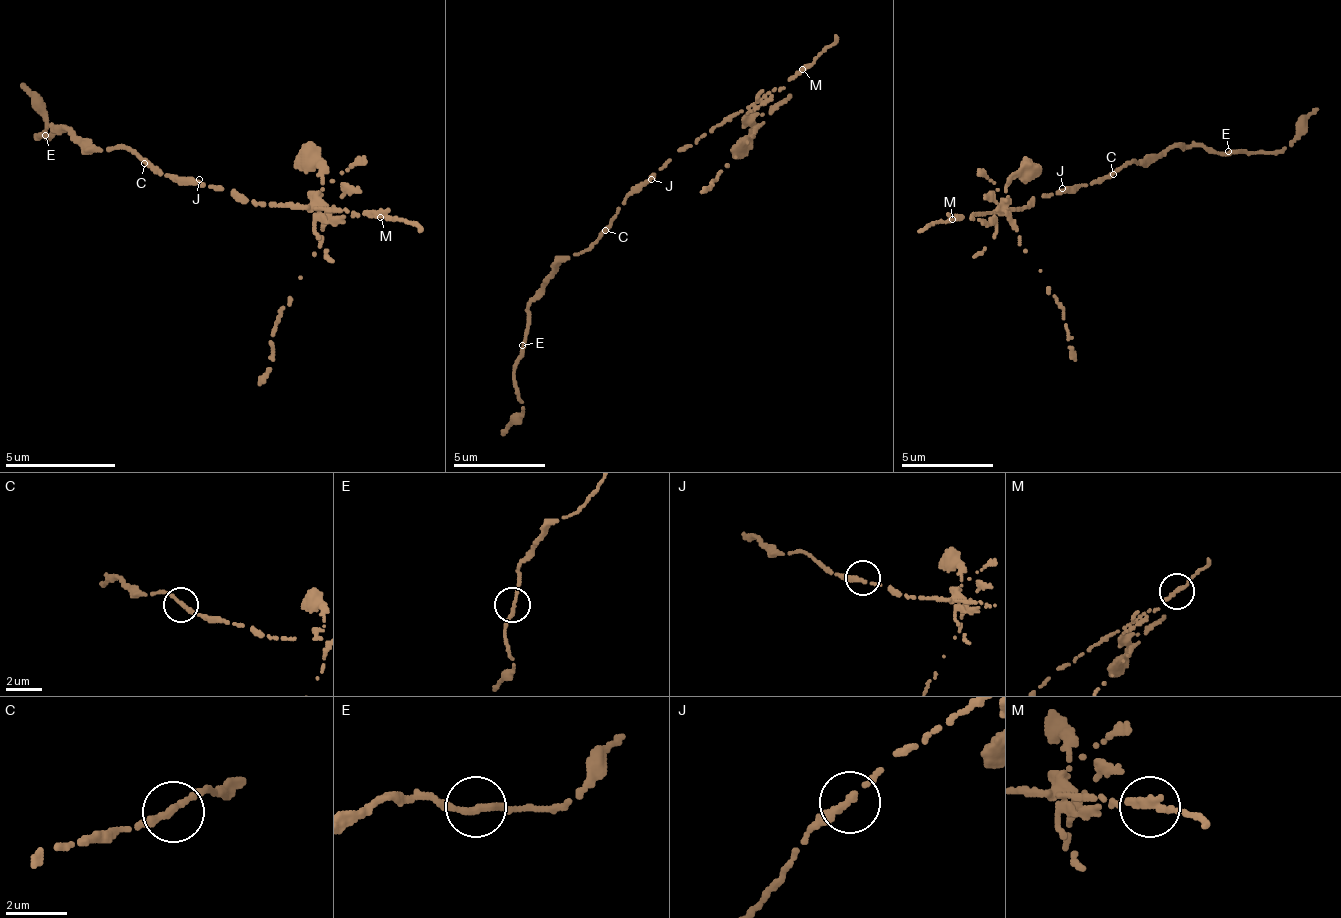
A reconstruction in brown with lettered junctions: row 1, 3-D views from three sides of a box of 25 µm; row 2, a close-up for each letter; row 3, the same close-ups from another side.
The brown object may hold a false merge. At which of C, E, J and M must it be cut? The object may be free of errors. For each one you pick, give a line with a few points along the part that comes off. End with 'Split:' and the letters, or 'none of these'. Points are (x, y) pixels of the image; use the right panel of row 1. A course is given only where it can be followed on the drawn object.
M: foreign part runs (951, 221), (988, 221), (1002, 211), (1057, 299), (1067, 345), (1076, 359)
Split: M

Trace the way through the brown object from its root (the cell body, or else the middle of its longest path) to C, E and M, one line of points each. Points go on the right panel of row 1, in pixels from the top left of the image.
C: (1071, 188), (1081, 188), (1113, 174)
E: (1071, 188), (1108, 179), (1131, 161), (1164, 156), (1173, 147), (1210, 147), (1215, 151), (1228, 151)
M: (1071, 188), (1034, 198), (1030, 207), (1002, 207), (997, 211), (956, 216), (951, 221)

